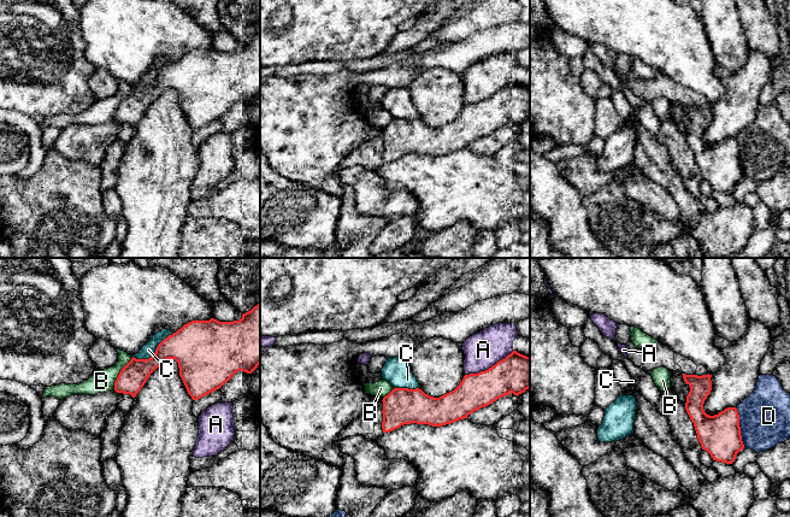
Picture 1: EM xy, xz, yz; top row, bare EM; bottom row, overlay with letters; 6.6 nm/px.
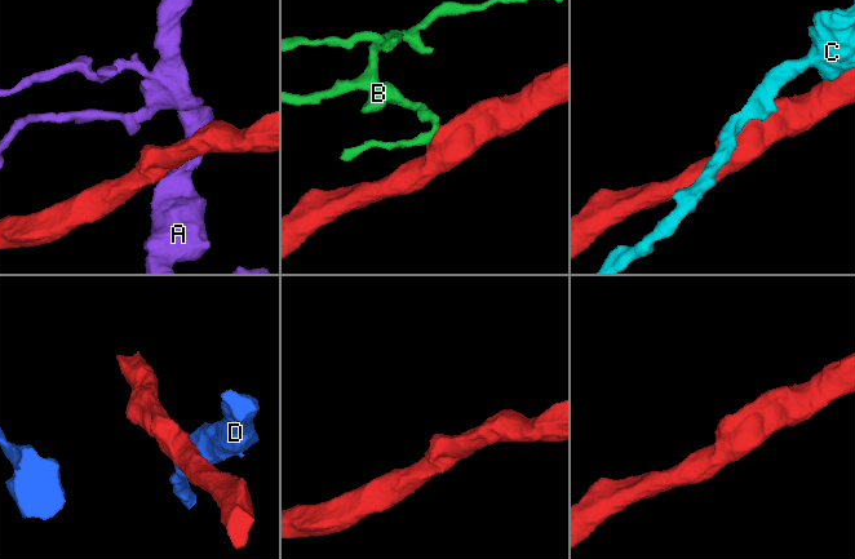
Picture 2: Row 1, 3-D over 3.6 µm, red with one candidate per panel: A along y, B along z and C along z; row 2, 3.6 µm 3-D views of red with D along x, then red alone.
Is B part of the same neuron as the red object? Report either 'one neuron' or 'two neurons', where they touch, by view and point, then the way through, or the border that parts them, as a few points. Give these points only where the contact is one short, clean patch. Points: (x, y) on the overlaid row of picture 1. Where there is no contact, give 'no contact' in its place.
two neurons | xy (119, 372) | along xy (133, 357), (121, 370), (113, 388)

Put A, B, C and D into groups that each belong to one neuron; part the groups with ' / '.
A / B / C / D

